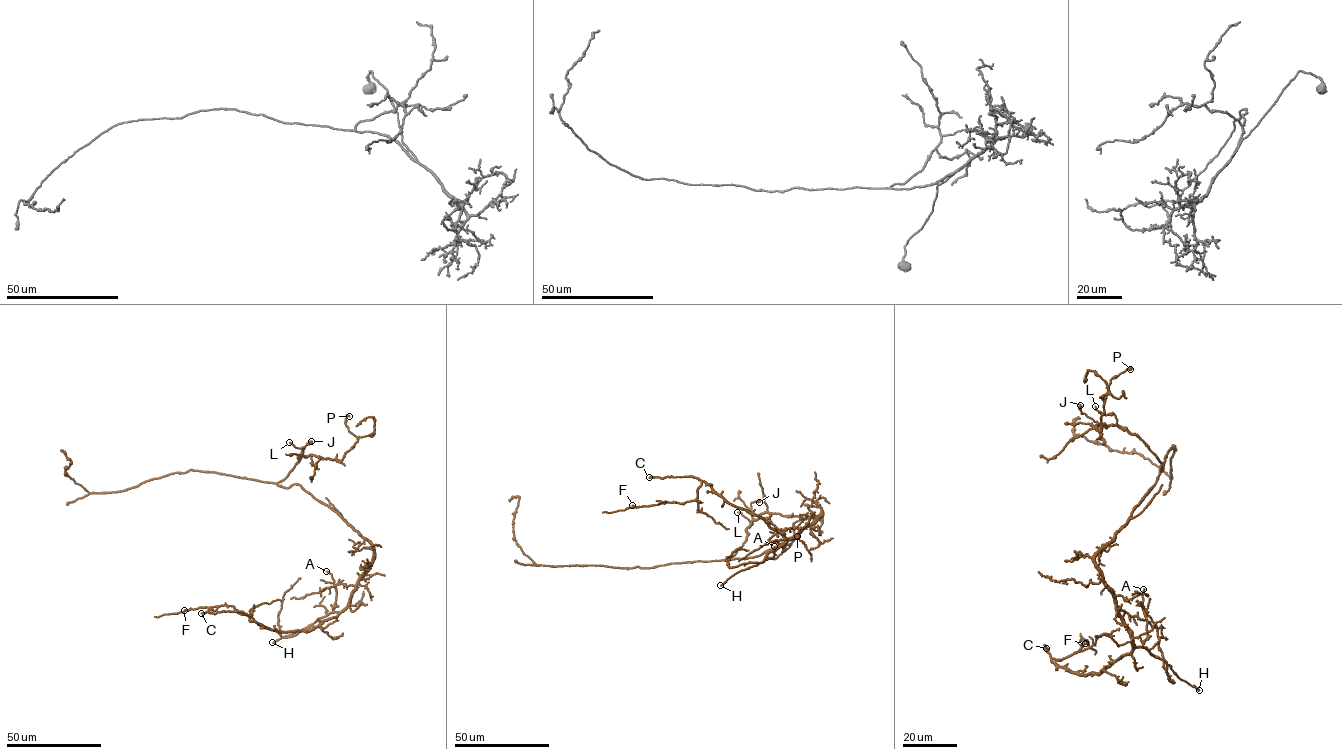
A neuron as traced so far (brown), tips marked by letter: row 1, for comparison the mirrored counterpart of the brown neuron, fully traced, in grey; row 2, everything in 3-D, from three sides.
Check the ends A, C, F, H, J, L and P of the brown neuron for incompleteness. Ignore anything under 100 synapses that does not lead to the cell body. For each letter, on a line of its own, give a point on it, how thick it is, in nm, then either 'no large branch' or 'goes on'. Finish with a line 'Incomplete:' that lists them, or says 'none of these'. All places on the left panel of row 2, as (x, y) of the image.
A: place (326, 571); calibre 120 nm; no large branch
C: place (201, 613); calibre 280 nm; no large branch
F: place (184, 610); calibre 90 nm; no large branch
H: place (272, 642); calibre 200 nm; no large branch
J: place (311, 441); calibre 550 nm; no large branch
L: place (289, 442); calibre 220 nm; no large branch
P: place (349, 416); calibre 150 nm; no large branch
Incomplete: none of these

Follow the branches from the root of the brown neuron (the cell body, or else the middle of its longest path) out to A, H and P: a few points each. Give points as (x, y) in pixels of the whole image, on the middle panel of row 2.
A: (785, 542), (812, 523), (821, 512), (811, 524), (782, 544), (784, 548), (781, 545), (774, 546)
H: (785, 542), (812, 523), (821, 512), (811, 524), (770, 551), (761, 562), (737, 572), (720, 585)
P: (785, 542), (759, 555), (725, 559), (742, 546), (746, 529), (761, 514), (805, 518), (793, 523), (797, 536)

